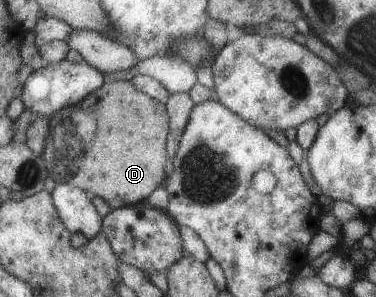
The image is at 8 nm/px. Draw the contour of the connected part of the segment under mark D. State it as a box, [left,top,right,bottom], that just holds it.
[42,80,167,210]

